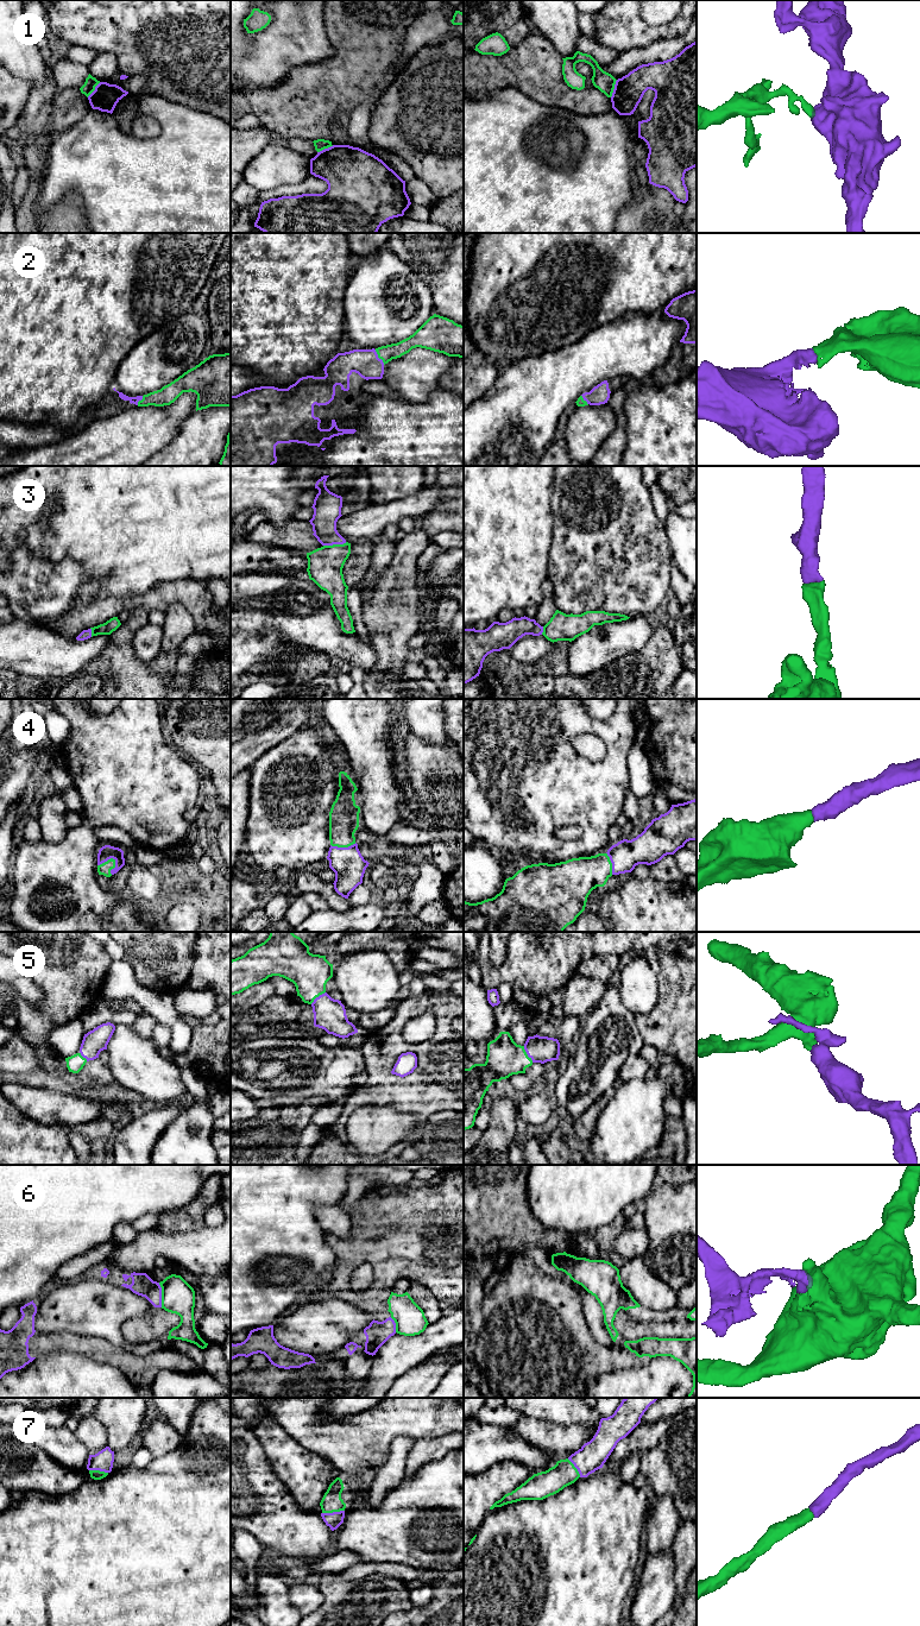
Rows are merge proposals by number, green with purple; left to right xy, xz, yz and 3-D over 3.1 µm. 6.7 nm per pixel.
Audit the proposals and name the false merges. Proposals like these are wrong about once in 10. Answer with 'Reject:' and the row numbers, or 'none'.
Reject: 1, 6

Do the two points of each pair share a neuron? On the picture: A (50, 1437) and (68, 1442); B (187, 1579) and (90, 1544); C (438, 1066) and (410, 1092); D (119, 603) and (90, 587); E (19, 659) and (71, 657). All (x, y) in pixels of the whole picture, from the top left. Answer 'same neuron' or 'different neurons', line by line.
A: same neuron
B: same neuron
C: same neuron
D: same neuron
E: same neuron

